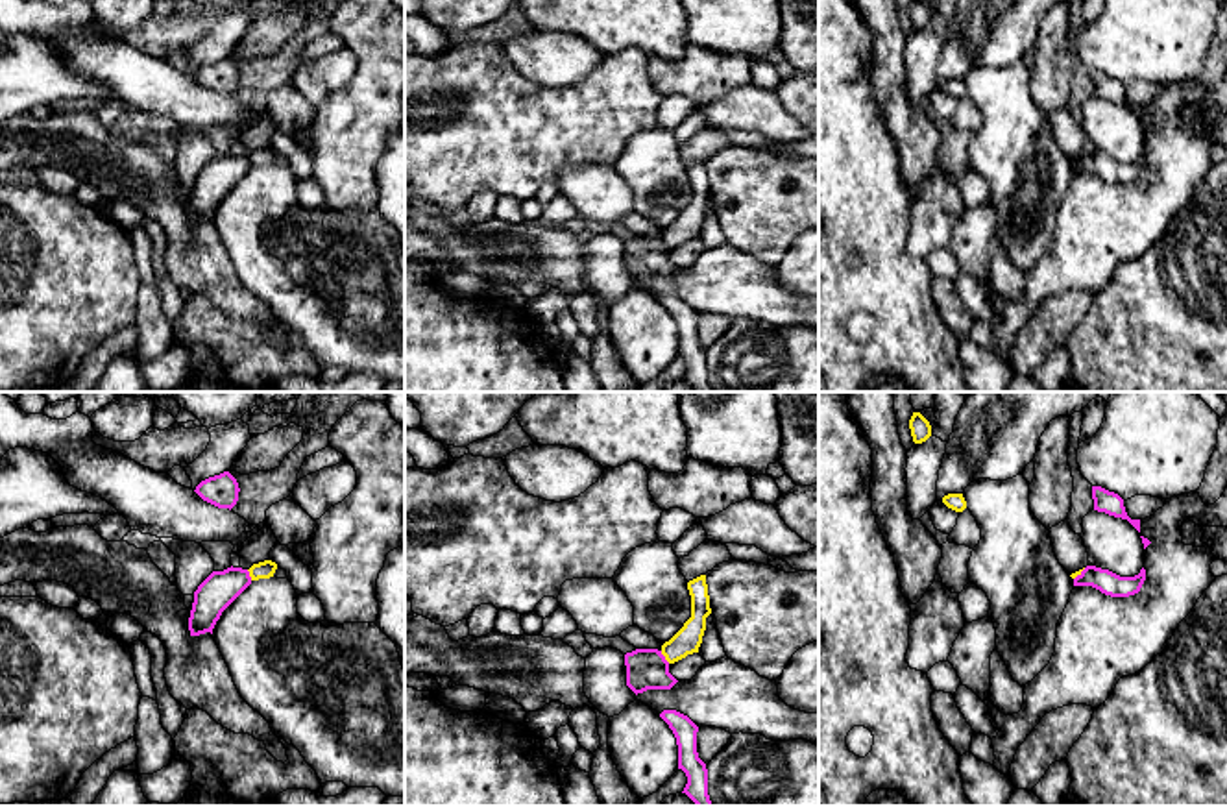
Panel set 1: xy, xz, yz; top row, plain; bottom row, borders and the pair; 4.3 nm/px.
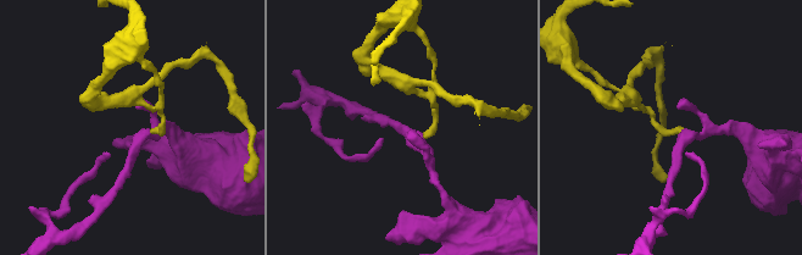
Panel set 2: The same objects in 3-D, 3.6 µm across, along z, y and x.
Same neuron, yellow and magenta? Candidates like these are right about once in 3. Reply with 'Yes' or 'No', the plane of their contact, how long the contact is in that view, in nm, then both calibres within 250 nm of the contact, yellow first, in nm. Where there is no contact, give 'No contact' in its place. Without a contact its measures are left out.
No. Touches yellow in xz. Shared border 70 nm. Thickness 120 nm (yellow) against 180 nm

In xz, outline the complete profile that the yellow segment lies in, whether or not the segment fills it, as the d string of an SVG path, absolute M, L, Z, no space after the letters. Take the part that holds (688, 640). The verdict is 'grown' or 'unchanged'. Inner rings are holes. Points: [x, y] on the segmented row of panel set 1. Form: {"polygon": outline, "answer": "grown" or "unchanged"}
{"polygon": "M706 575L689 580L687 590L691 595L691 617L662 645L662 654L669 664L693 653L699 653L706 662L724 658L726 653L710 608Z", "answer": "grown"}

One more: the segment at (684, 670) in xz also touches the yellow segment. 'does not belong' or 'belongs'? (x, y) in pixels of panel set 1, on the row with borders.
does not belong

